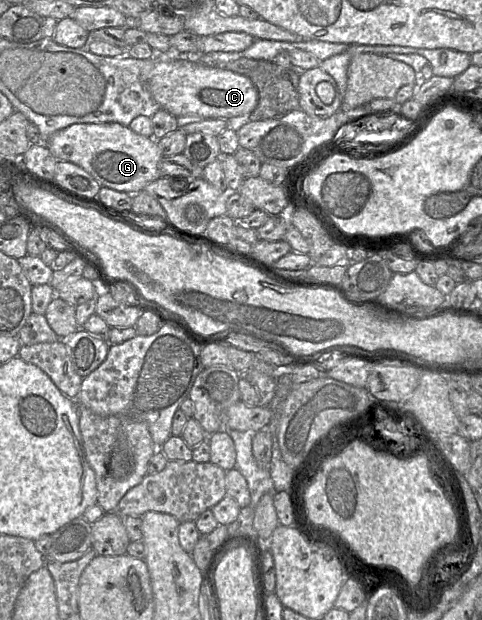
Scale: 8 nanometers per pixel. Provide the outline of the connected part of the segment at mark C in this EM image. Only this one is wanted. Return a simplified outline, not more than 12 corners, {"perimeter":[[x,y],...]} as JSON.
{"perimeter":[[189,60],[149,74],[174,115],[245,120],[258,91],[246,76]]}

